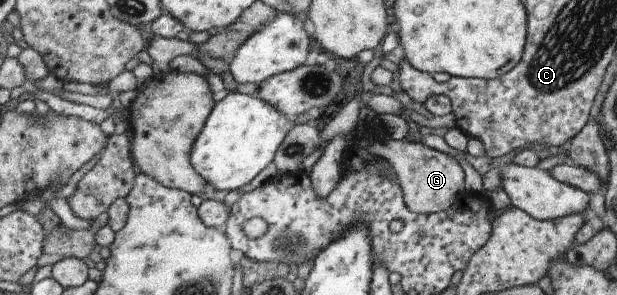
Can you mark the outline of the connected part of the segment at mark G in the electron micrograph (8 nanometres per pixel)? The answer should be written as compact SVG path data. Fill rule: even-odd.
M381 139L366 144L363 149L382 158L392 169L395 183L402 192L405 208L415 214L428 215L447 210L464 193L464 174L453 157L413 141Z

